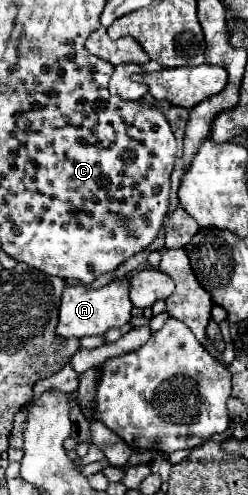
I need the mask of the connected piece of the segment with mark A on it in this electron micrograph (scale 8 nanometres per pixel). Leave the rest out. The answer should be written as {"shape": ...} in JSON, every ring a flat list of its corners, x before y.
{"shape":[[116,279,100,289,88,289,86,285,68,285,62,293,60,305,60,321,56,333,62,337,88,337,88,335,104,335,112,327,122,327,130,321,132,303,128,299,126,279]]}

